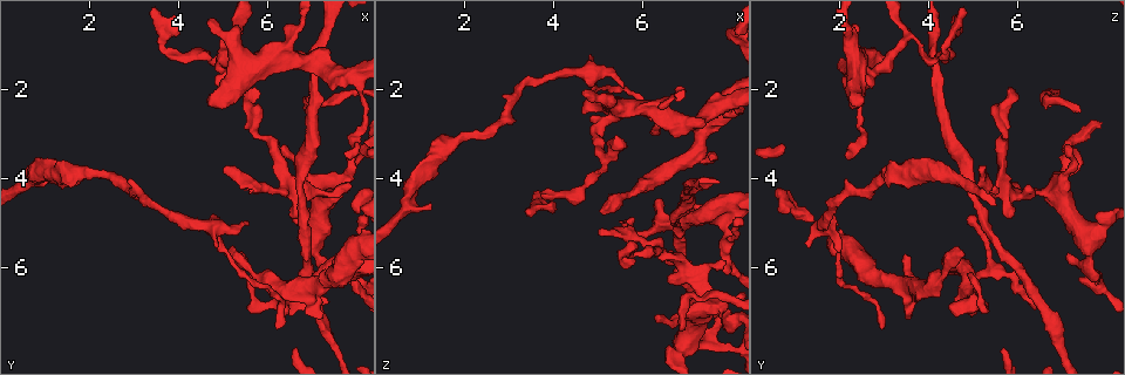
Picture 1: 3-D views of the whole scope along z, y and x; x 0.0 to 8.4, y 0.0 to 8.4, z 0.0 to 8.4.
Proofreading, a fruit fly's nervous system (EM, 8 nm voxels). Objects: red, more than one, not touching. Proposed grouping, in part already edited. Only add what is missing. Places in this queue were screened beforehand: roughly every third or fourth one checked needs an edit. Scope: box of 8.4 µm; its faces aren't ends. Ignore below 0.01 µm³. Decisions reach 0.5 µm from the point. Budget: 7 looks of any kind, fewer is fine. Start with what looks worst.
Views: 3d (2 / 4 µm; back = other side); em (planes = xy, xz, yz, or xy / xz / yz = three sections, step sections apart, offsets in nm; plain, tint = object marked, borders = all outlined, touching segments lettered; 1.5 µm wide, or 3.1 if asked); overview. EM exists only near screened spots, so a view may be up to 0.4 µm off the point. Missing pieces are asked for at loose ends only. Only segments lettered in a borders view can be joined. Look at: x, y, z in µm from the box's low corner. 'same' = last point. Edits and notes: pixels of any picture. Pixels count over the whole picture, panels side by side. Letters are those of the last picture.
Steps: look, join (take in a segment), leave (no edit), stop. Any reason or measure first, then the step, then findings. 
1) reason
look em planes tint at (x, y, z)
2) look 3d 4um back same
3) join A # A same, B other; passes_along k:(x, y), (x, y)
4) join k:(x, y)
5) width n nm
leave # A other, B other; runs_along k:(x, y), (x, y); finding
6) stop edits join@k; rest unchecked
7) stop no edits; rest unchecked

free end
look 3d 2um at (6.80, 2.50, 7.45)

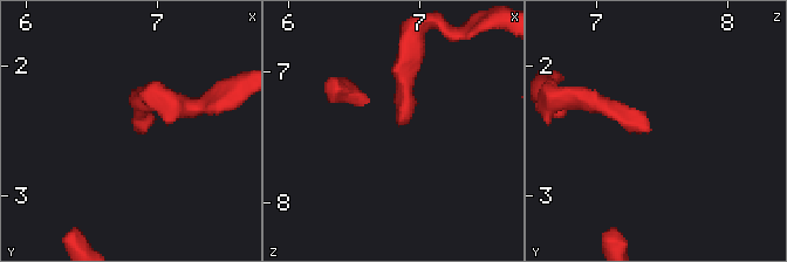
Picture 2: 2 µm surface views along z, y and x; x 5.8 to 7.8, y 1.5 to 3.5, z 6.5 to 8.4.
look em xy step 4 tint at (6.84, 2.46, 7.40)

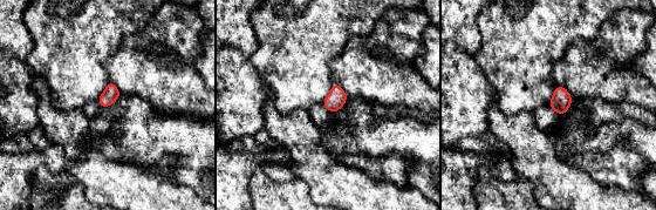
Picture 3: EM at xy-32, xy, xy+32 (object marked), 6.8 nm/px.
another direction
look em planes borders same

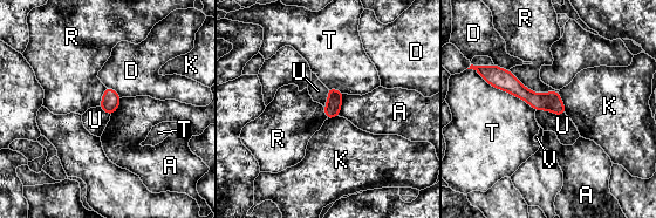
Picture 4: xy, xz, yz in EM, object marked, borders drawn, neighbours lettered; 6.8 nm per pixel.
longest_contact T 400 nm
leave # A other, D other, K other, R other, T other, U other, V other; runs_along 4:(497, 82), (561, 111); none of them fits

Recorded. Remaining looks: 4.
free end
look 3d 2um at (5.60, 5.10, 1.90)

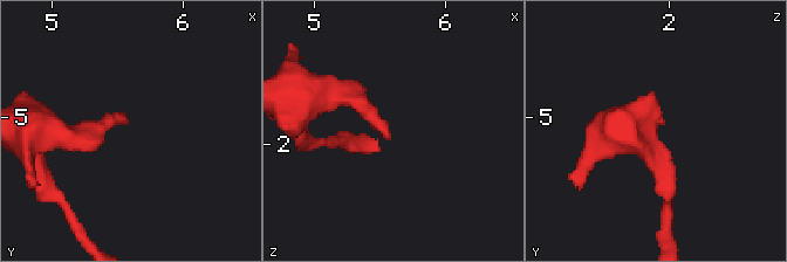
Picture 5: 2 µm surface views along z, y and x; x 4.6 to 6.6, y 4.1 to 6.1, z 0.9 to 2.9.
now the EM
look em planes borders at (5.52, 5.06, 1.96)

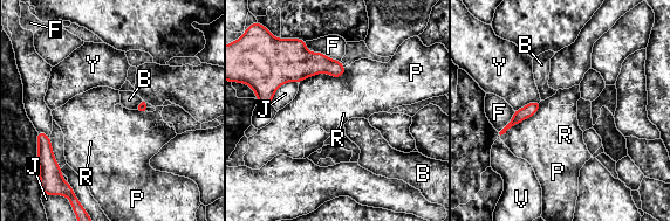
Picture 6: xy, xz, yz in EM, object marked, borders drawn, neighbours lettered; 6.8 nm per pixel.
leave # B other, F other, J other, P other, R other, V other, Y other; border 6:(346, 67), (300, 82); none of them fits

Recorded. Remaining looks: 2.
free end
look em xz step 8 tint at (7.75, 5.70, 7.15)

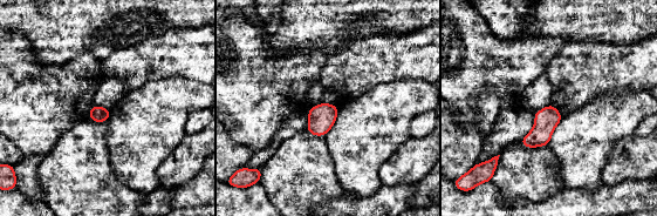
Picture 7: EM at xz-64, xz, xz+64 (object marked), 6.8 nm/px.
another direction
look em planes borders same

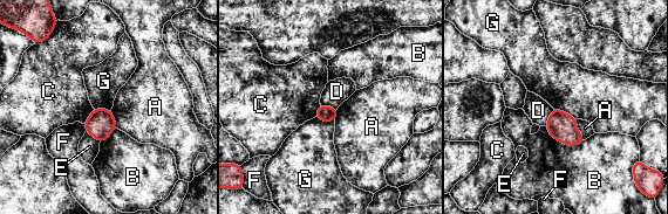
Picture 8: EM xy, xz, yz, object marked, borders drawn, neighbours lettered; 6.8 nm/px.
leave # A other, B other, C other, D other, E other, F other, G other; border 8:(553, 108), (570, 114), (576, 119); none of them fits

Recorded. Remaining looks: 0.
stop no edits; rest unchecked

